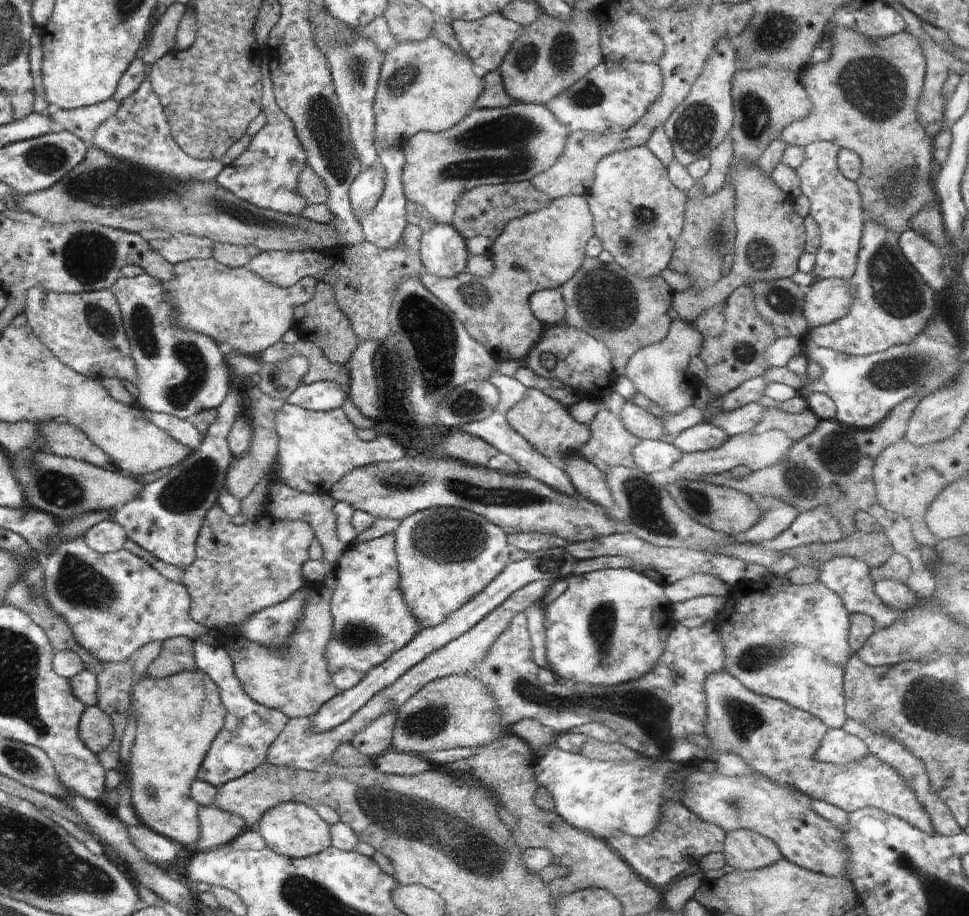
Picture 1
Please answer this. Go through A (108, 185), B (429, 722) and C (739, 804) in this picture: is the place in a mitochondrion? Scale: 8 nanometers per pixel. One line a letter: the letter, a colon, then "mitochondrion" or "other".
A: mitochondrion
B: mitochondrion
C: mitochondrion

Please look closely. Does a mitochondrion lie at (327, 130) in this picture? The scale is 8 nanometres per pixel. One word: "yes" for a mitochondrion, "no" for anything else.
yes

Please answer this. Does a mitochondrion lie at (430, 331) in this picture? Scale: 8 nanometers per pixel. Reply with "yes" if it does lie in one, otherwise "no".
yes

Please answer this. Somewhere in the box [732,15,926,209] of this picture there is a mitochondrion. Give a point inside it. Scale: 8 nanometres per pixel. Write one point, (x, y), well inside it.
(871, 85)

